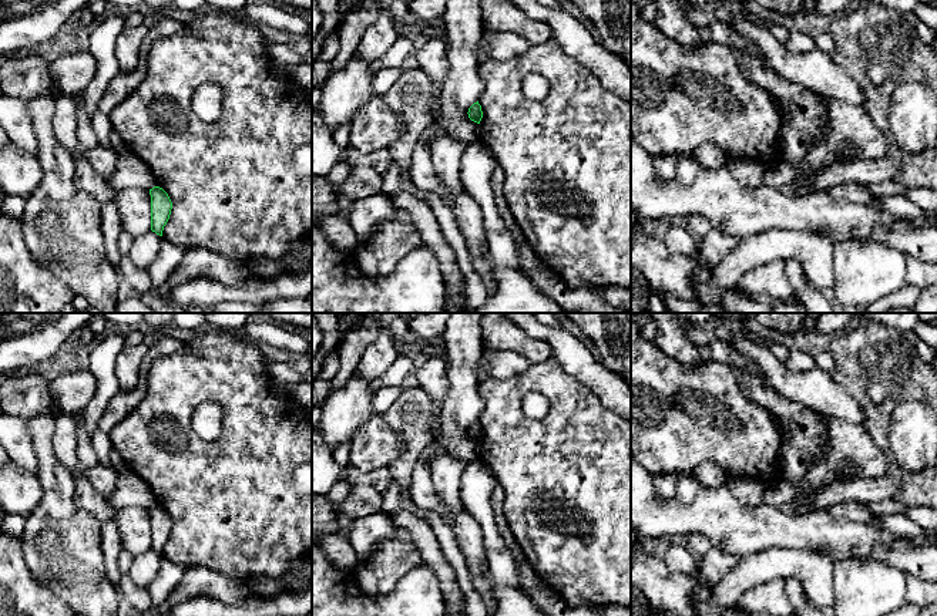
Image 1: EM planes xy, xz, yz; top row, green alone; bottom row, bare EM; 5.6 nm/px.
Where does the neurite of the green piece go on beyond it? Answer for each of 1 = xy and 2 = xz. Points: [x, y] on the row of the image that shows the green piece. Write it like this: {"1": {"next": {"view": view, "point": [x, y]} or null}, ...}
{"1": {"next": null}, "2": {"next": null}}

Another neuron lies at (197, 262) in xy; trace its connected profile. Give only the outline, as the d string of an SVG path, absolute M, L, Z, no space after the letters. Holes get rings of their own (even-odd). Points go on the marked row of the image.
M191 248L185 250L184 259L169 276L168 285L175 287L192 279L208 277L222 286L235 287L248 283L251 276L249 265L238 263L202 248Z

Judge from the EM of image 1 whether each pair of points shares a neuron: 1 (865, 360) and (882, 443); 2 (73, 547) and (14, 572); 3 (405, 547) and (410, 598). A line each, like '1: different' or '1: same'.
1: same
2: different
3: different

